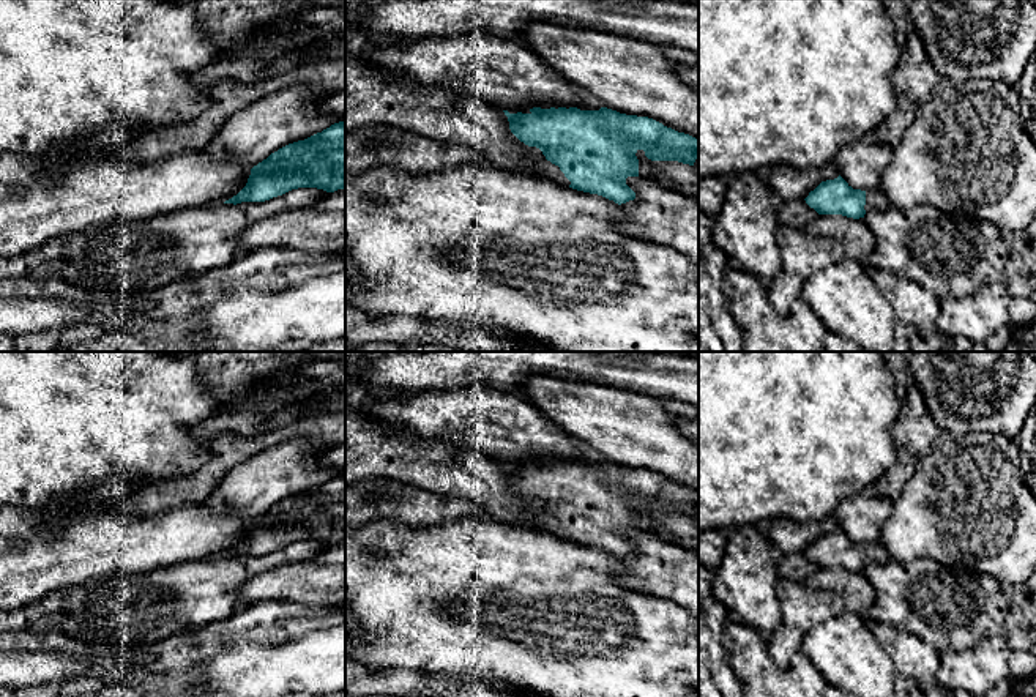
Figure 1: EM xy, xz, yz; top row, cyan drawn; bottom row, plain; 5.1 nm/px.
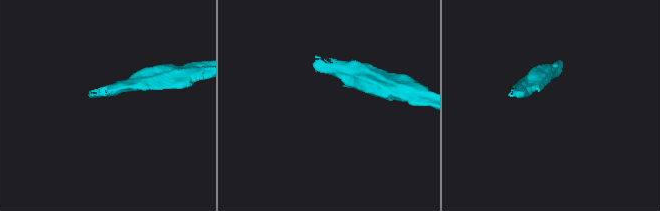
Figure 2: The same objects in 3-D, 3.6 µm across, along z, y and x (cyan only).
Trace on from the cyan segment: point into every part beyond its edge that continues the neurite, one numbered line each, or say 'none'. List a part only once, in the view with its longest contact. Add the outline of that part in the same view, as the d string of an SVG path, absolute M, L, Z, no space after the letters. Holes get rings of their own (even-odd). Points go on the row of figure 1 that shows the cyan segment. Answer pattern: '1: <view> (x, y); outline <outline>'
1: xz (540, 167); outline M536 147L531 148L530 159L531 159L531 164L527 169L520 170L519 173L531 178L549 180L560 186L571 184L571 181L565 177L560 167L547 161L539 148Z

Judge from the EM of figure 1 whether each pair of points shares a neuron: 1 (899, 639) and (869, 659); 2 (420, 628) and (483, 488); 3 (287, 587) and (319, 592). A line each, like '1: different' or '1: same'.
1: different
2: different
3: same

